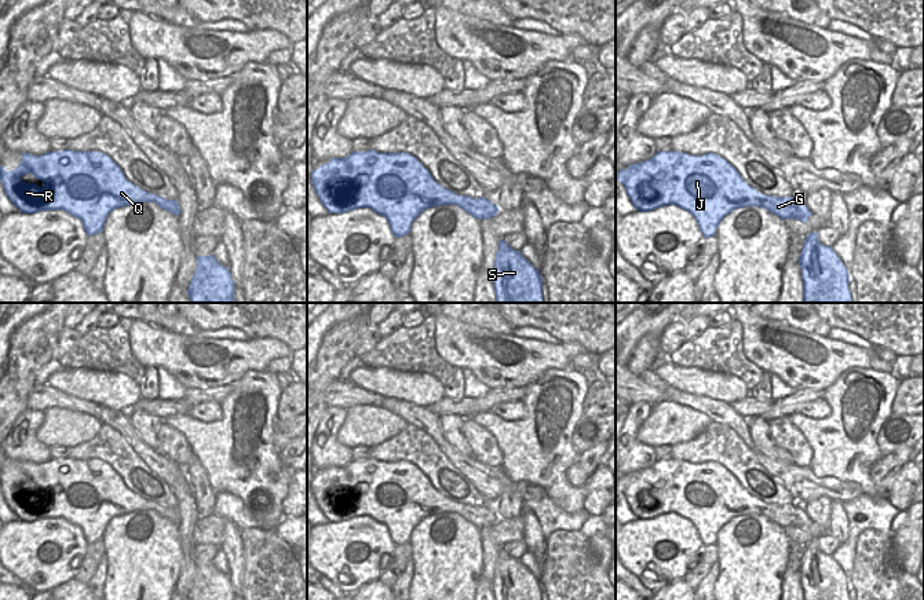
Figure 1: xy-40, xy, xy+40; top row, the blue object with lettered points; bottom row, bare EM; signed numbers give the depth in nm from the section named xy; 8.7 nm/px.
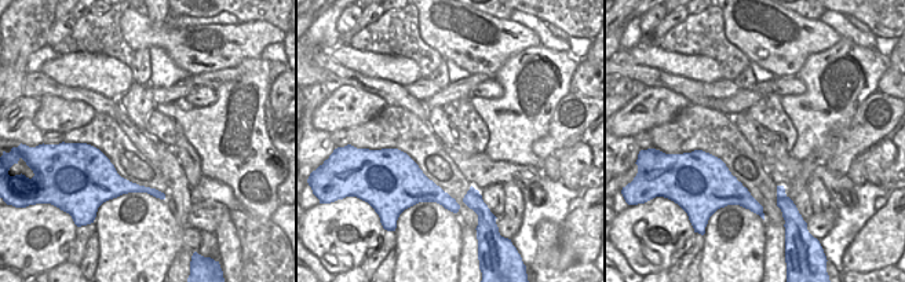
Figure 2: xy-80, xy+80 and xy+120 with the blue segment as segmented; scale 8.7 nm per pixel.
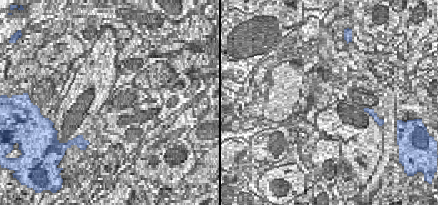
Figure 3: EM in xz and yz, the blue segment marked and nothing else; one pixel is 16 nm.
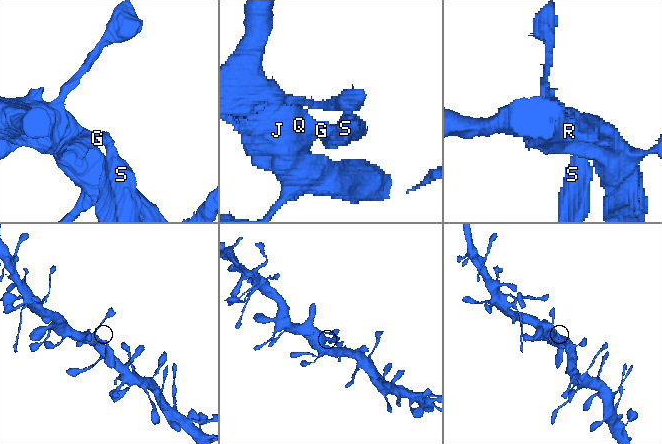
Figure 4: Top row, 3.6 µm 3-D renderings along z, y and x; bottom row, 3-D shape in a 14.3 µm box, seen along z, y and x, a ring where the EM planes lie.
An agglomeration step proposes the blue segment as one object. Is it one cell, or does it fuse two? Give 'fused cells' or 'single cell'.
single cell

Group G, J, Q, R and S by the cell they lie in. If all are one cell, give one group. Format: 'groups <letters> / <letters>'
groups G J Q R S

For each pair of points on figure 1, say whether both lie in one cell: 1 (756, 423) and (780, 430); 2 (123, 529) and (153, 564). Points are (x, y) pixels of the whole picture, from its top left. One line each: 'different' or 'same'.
1: different
2: same

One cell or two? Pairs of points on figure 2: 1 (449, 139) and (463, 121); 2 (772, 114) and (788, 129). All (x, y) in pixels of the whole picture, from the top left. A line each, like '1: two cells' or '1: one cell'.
1: two cells
2: one cell

